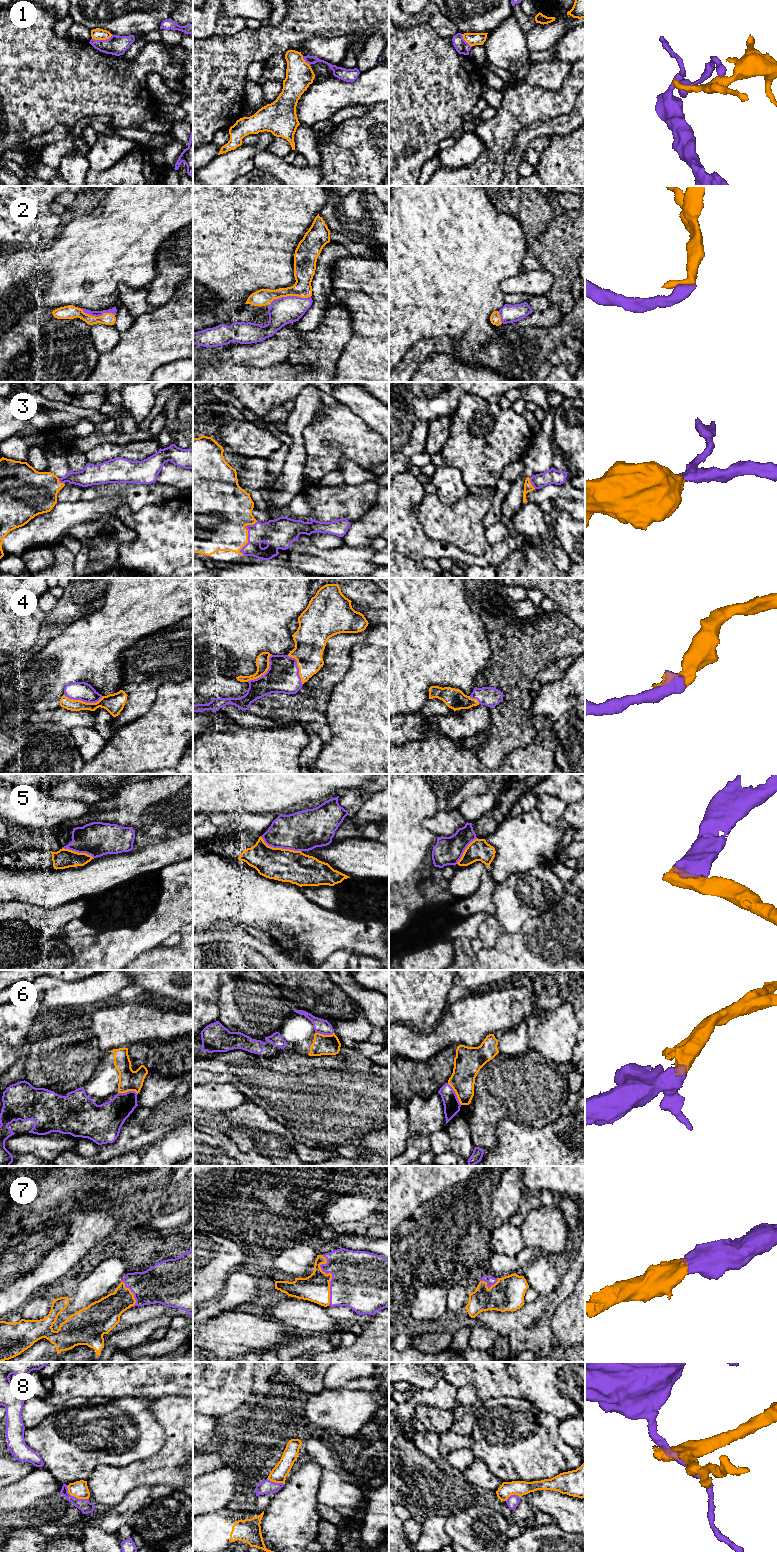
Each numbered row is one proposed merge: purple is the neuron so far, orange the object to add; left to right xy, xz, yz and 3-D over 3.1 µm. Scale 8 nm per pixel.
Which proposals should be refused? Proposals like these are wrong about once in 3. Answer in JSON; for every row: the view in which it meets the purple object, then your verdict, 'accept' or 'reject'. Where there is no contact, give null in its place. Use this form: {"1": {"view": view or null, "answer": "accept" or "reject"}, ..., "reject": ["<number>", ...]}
{"1": {"view": "xy", "answer": "reject"}, "2": {"view": "xz", "answer": "accept"}, "3": {"view": "xz", "answer": "accept"}, "4": {"view": "xy", "answer": "accept"}, "5": {"view": "xz", "answer": "reject"}, "6": {"view": "yz", "answer": "accept"}, "7": {"view": "xz", "answer": "accept"}, "8": {"view": "xy", "answer": "reject"}, "reject": ["1", "5", "8"]}

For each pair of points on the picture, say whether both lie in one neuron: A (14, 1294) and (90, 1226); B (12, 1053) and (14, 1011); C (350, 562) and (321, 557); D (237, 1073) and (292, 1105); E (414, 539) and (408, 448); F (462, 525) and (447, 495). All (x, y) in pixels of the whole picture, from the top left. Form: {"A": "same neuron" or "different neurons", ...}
{"A": "same neuron", "B": "same neuron", "C": "same neuron", "D": "same neuron", "E": "different neurons", "F": "different neurons"}

